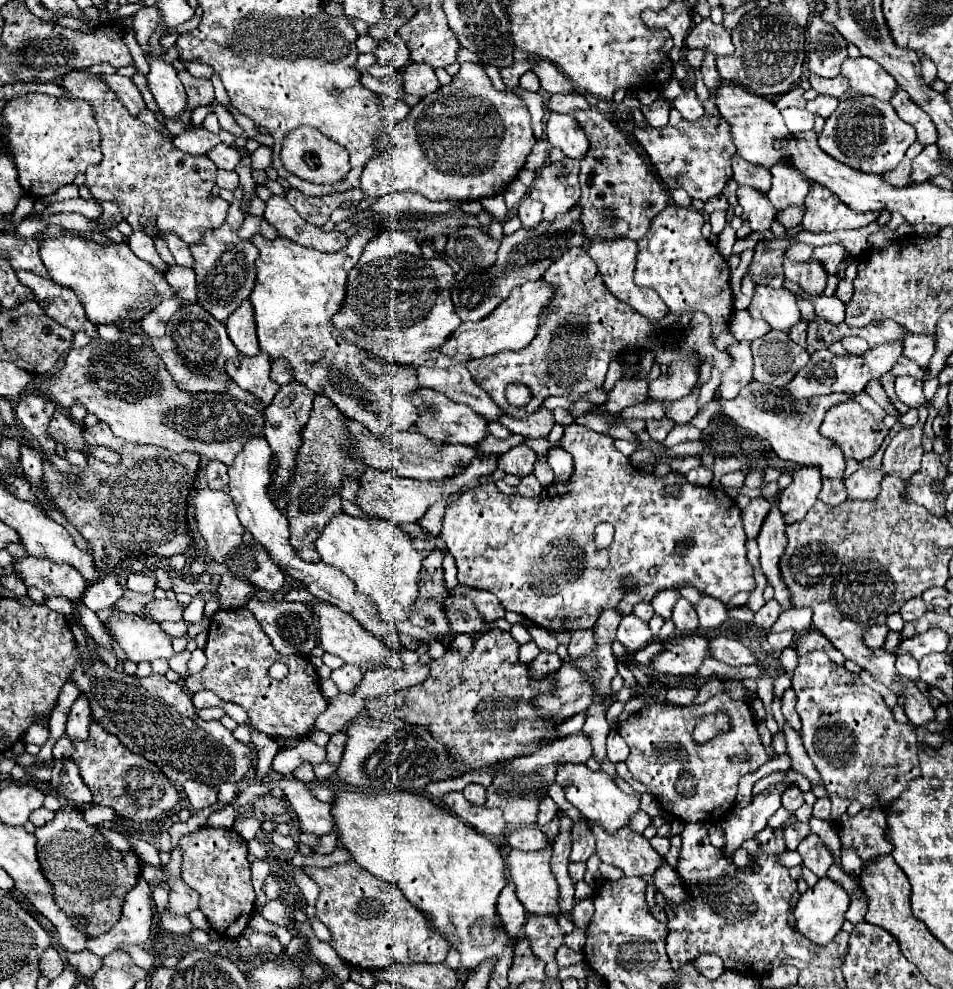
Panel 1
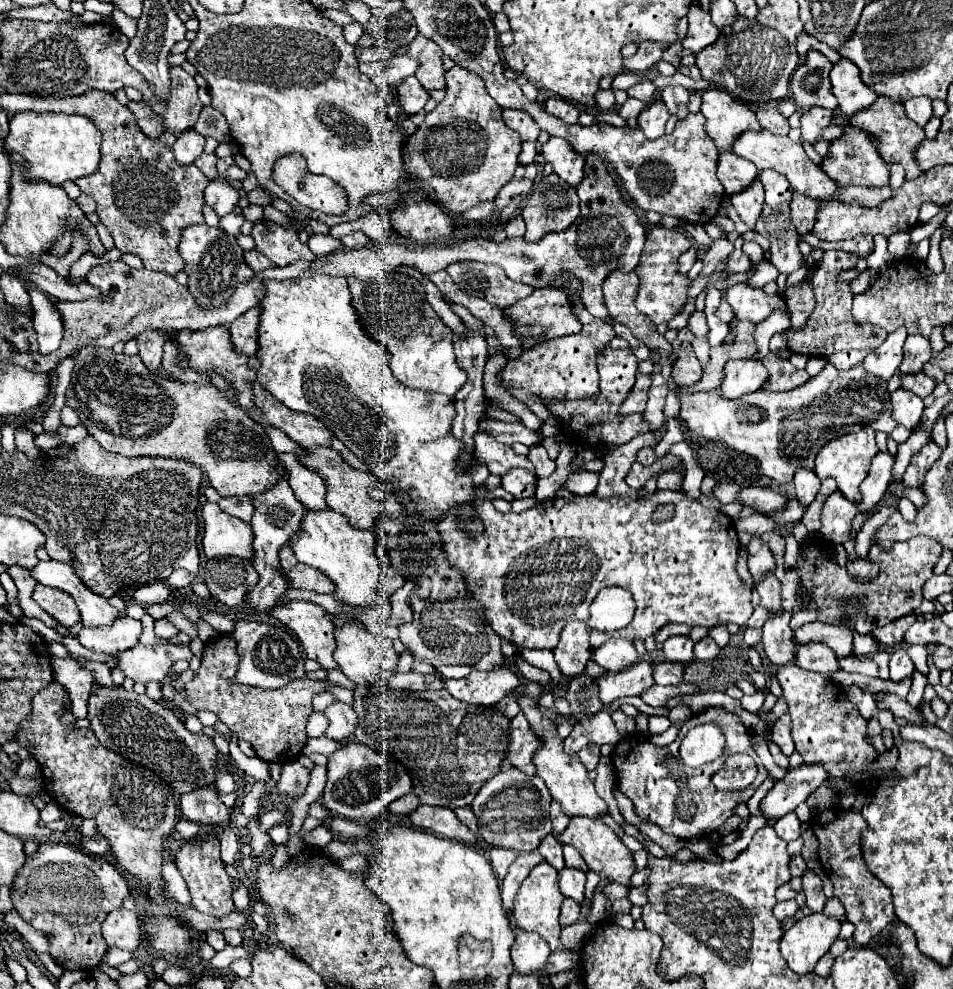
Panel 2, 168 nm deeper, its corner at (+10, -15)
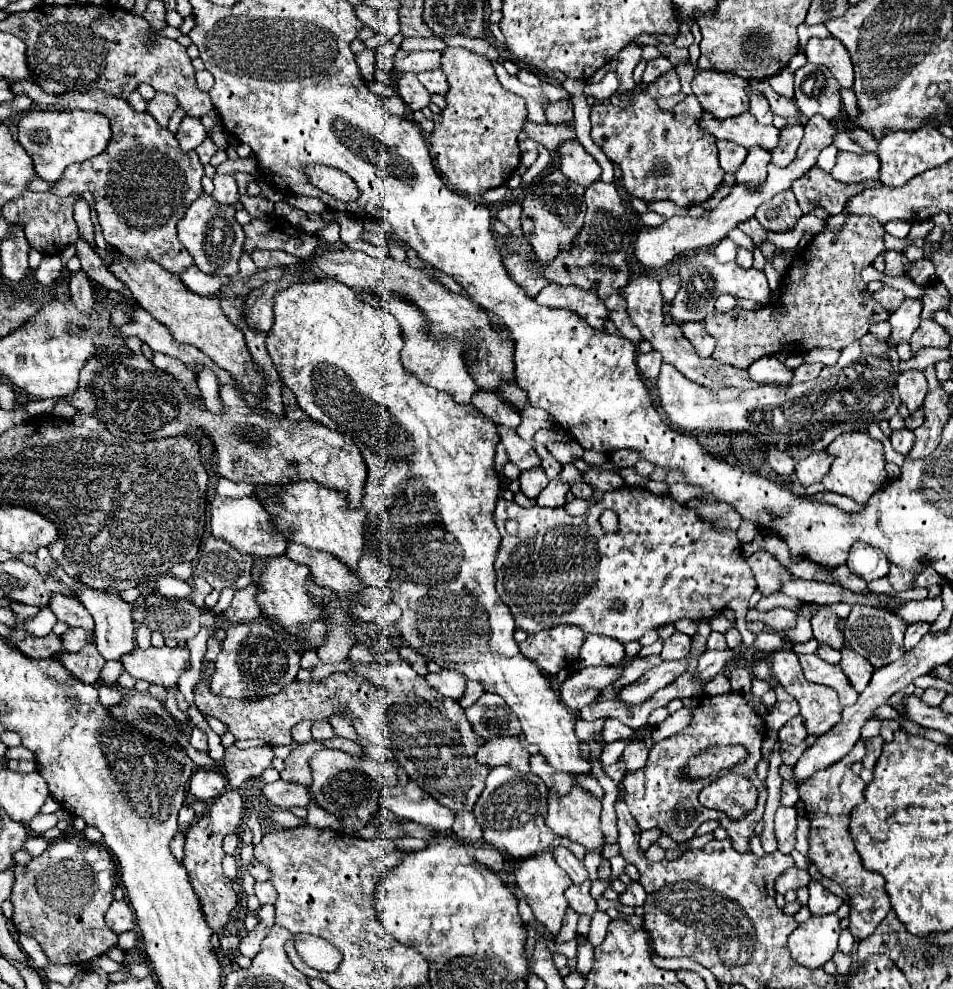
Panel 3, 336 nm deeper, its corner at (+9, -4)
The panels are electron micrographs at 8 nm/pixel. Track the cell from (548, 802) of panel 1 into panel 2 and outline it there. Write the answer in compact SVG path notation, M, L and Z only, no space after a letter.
M548 835L546 839L542 839L540 847L538 847L538 853L554 867L554 869L564 869L564 855L562 855L562 845L552 837Z

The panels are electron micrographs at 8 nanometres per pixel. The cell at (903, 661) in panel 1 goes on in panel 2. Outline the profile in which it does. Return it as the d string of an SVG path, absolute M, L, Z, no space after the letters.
M898 649L896 653L892 653L892 657L890 657L890 679L902 681L912 673L914 673L914 663L908 657L906 649Z

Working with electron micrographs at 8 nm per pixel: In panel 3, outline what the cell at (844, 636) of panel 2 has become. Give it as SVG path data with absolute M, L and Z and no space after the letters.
M773 608L773 610L763 612L763 614L759 614L755 610L749 610L747 612L747 620L763 620L775 632L787 632L787 630L795 628L797 612L789 610L789 608Z

